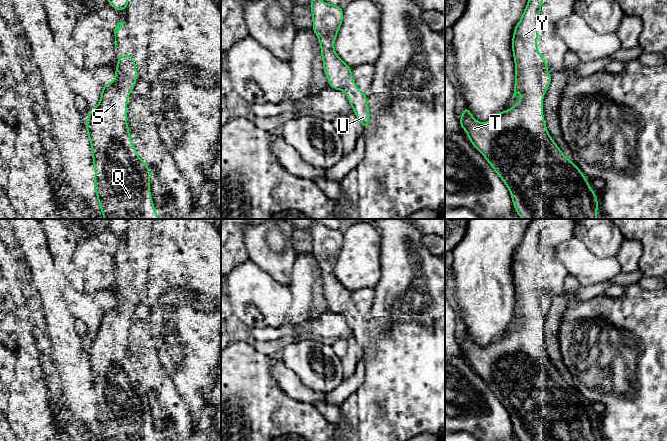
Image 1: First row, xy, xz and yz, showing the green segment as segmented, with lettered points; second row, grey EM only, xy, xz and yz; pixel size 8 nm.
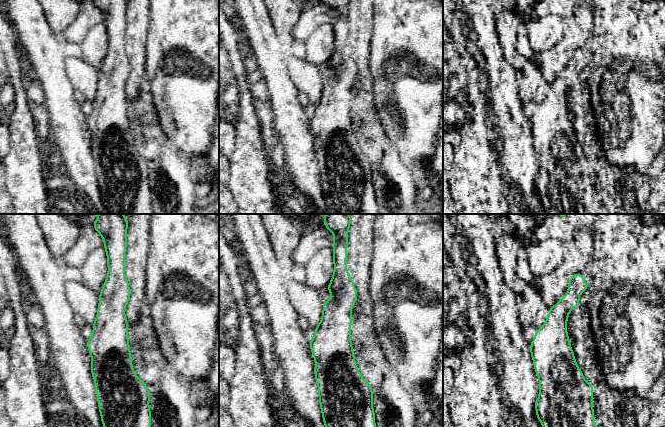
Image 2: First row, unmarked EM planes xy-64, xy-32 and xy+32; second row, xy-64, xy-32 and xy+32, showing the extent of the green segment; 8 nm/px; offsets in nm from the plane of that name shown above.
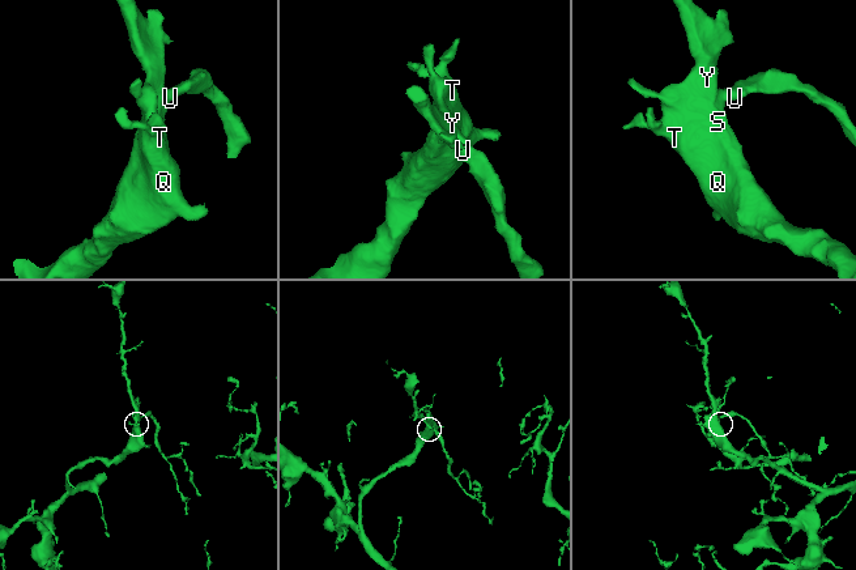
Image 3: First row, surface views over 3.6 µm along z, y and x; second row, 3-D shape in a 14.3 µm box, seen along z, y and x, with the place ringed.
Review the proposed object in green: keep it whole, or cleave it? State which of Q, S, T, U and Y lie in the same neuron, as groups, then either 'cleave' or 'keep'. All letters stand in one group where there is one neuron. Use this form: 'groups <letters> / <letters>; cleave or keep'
groups Q S T U Y; keep

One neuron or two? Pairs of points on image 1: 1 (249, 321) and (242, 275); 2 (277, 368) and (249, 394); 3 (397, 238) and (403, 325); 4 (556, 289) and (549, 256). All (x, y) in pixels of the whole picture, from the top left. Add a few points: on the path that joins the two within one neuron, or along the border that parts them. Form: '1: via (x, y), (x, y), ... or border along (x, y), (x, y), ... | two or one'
1: via (242, 310), (242, 286) | one
2: border along (275, 360), (272, 377), (285, 393) | two
3: via (403, 260), (403, 303) | one
4: via (554, 281), (549, 264) | one

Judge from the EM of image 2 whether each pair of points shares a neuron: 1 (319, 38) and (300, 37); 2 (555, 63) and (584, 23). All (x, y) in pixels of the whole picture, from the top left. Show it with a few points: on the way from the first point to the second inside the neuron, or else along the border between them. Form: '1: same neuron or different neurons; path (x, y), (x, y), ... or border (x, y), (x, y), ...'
1: different neurons; border (307, 38), (301, 47)
2: same neuron; path (559, 53), (577, 33)

